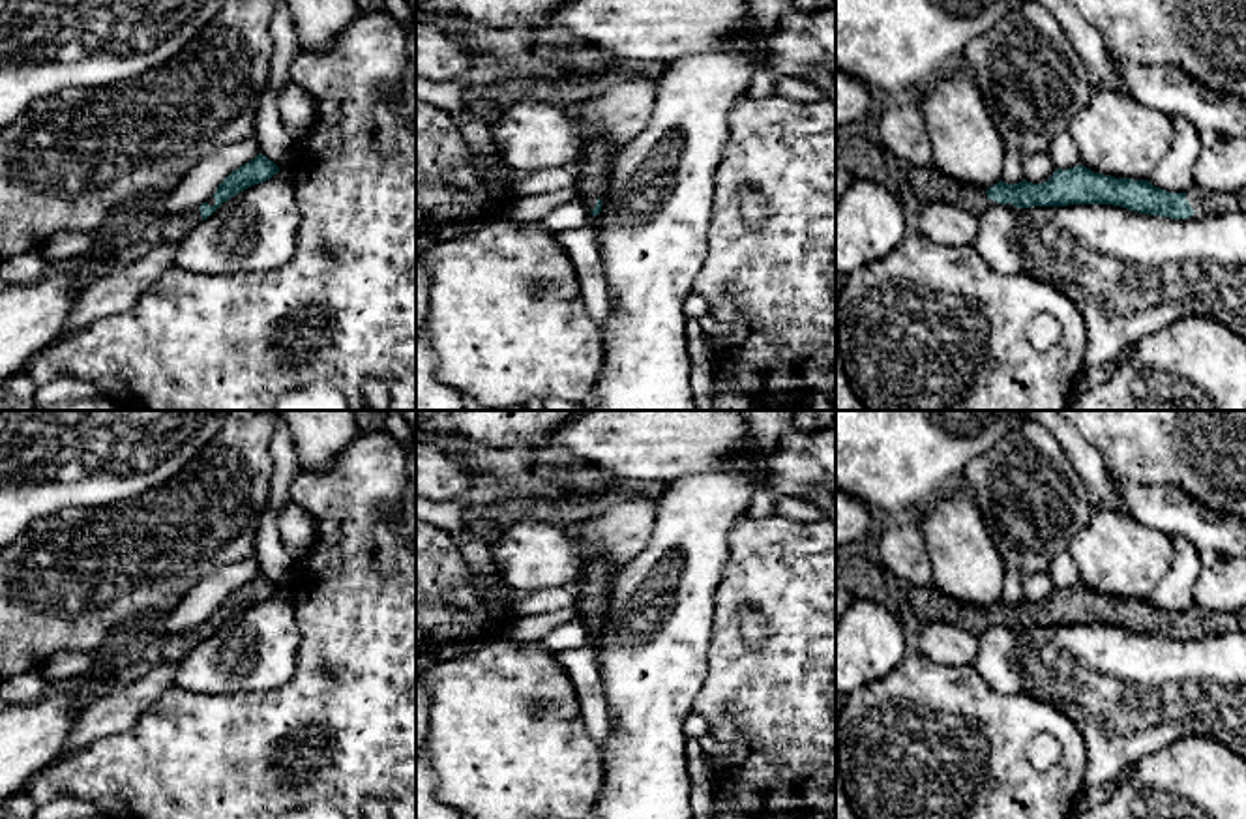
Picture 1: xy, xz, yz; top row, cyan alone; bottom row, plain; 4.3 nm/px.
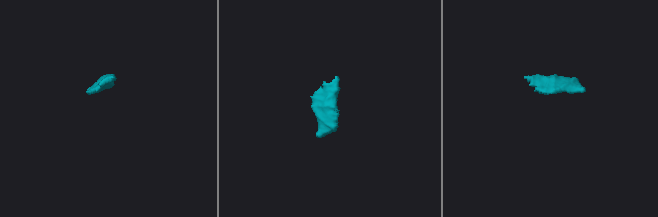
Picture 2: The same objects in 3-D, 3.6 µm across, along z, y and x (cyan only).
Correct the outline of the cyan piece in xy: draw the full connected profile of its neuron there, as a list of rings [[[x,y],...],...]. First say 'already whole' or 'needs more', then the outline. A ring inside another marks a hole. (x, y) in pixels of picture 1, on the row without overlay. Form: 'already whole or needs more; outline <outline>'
needs more; outline [[[259,573],[249,583],[232,590],[217,607],[217,611],[200,626],[189,628],[182,633],[165,635],[156,650],[154,658],[167,663],[180,663],[200,641],[208,639],[223,622],[240,611],[262,603],[279,592],[279,587],[266,575]]]

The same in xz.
needs more; outline [[[592,562],[585,577],[573,587],[579,620],[585,622],[592,635],[601,632],[603,624],[600,617],[607,605],[615,575],[616,570],[607,570],[600,562]]]

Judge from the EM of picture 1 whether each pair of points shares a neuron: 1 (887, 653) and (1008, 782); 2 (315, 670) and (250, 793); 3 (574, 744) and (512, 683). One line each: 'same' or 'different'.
1: different
2: same
3: same

